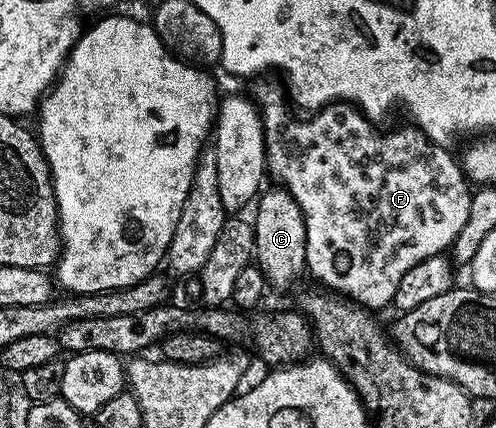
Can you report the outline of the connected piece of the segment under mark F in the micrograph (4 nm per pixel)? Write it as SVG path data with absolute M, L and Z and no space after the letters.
M260 82L250 91L251 97L257 106L260 107L260 116L264 120L264 151L268 157L266 167L267 173L276 177L275 181L294 196L298 208L302 208L302 216L306 224L306 270L313 274L319 285L325 291L351 298L360 306L366 306L373 312L380 312L384 305L391 303L398 292L398 284L402 281L402 276L414 268L414 264L422 264L435 254L444 254L445 251L455 243L456 238L462 232L462 227L466 224L466 215L470 212L470 200L472 190L469 179L466 177L461 163L452 159L451 149L434 144L427 138L423 130L416 129L415 125L407 124L401 130L392 130L389 134L383 134L380 130L375 130L373 119L364 117L355 105L343 100L333 102L315 111L311 116L300 116L304 118L292 118L288 122L288 110L290 102L286 97L286 90L283 85L276 82Z

